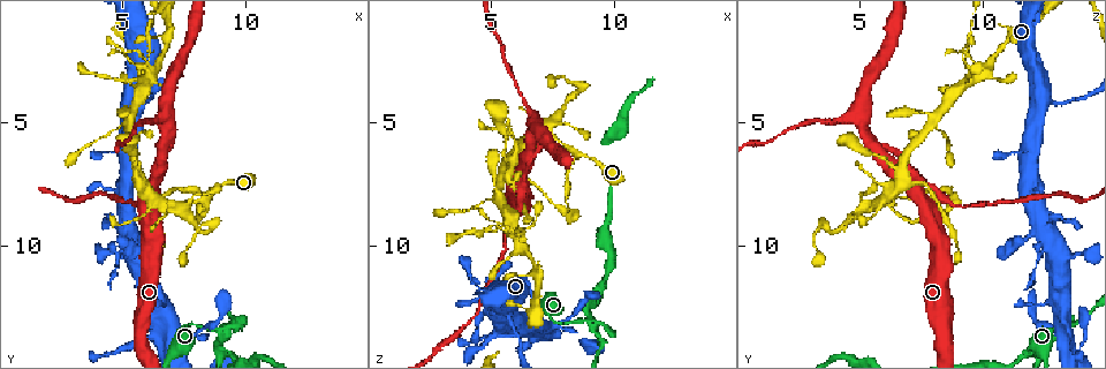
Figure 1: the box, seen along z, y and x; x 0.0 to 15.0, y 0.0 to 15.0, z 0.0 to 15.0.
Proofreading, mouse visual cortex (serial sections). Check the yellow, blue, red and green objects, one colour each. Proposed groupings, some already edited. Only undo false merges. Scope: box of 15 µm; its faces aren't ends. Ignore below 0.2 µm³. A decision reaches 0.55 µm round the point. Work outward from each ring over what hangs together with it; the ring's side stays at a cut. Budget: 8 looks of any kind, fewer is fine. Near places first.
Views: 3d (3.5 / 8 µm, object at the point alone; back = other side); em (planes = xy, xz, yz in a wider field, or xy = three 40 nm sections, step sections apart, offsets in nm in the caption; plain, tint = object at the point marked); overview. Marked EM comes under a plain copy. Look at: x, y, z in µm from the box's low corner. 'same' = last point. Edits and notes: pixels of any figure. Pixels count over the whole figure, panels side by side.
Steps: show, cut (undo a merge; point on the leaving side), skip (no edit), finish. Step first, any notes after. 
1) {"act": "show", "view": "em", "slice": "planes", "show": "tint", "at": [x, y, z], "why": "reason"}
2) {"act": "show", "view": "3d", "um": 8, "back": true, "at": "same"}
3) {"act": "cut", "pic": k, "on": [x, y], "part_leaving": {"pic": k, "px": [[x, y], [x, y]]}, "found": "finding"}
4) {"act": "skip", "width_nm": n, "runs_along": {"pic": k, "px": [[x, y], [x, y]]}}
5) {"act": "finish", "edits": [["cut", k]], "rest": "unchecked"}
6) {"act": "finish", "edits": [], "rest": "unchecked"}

{"act": "show", "view": "3d", "um": 3.5, "at": [6.2, 7.5, 7.5], "why": "narrows sharply"}

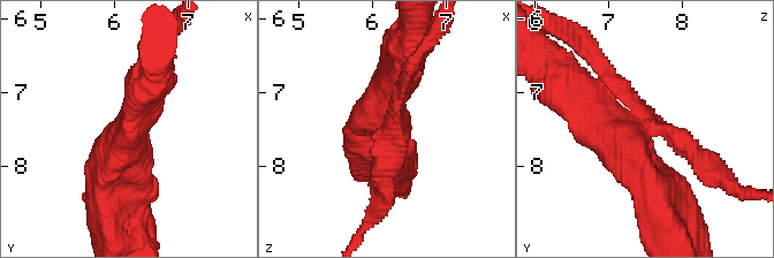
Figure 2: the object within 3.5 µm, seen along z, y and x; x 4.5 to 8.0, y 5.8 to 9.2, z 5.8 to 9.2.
{"act": "show", "view": "em", "slice": "xy", "step": 1, "show": "tint", "at": [6.15, 7.45, 7.55]}

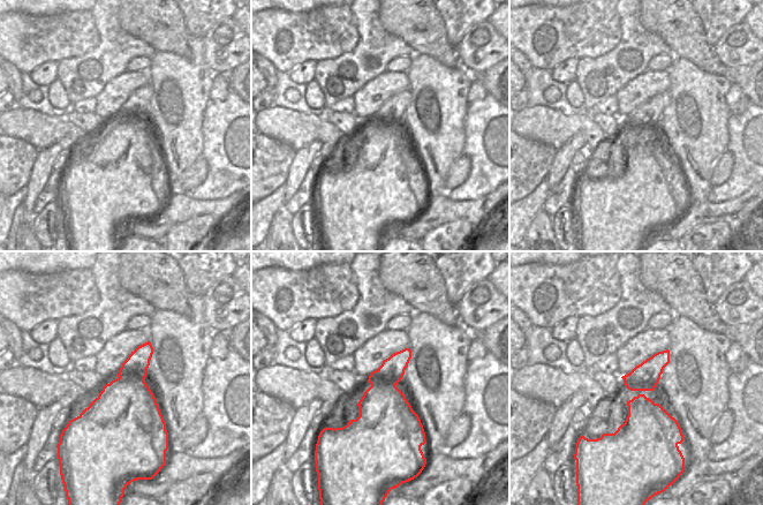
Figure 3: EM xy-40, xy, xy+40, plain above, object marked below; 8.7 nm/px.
{"act": "skip", "width_nm": 420, "runs_along": {"pic": 2, "px": [[674, 207], [583, 95]]}, "found": "continuous, no second cell"}

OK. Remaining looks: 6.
{"act": "show", "view": "3d", "um": 8, "at": [7.5, 8.3, 5.5], "why": "sharp bend"}

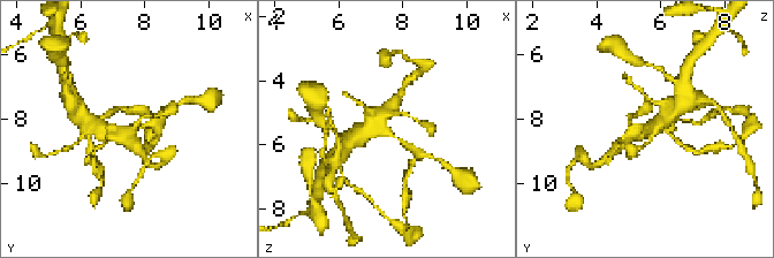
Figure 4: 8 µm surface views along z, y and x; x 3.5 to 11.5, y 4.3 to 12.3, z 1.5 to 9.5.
{"act": "show", "view": "3d", "um": 3.5, "back": true, "at": "same"}

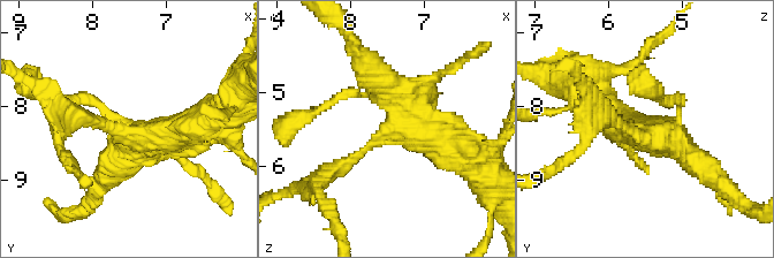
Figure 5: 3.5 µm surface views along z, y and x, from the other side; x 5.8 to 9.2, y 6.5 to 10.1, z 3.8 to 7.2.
{"act": "show", "view": "em", "slice": "xy", "step": 1, "show": "tint", "at": [7.40, 8.35, 5.55], "why": "need the tissue"}

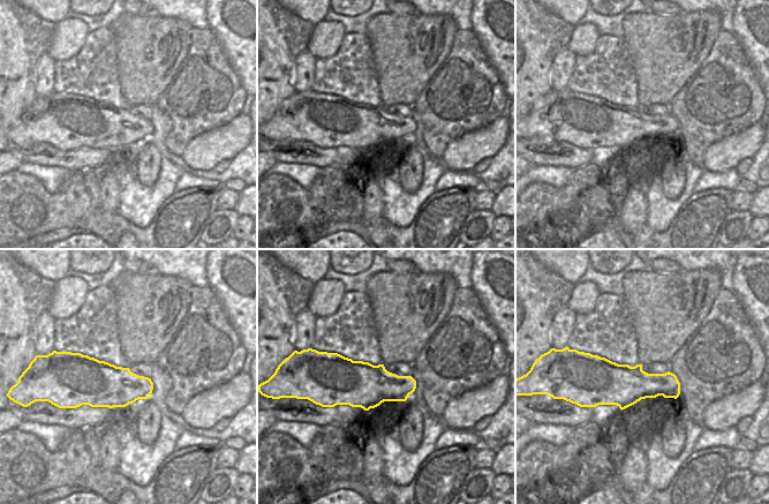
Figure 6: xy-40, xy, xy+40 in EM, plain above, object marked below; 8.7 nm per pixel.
{"act": "skip", "runs_along": {"pic": 5, "px": [[333, 169], [403, 129], [460, 156]]}, "found": "continuous, no second cell"}

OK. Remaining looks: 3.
{"act": "show", "view": "3d", "um": 3.5, "at": [6.4, 4.8, 4.1], "why": "calibre changes"}

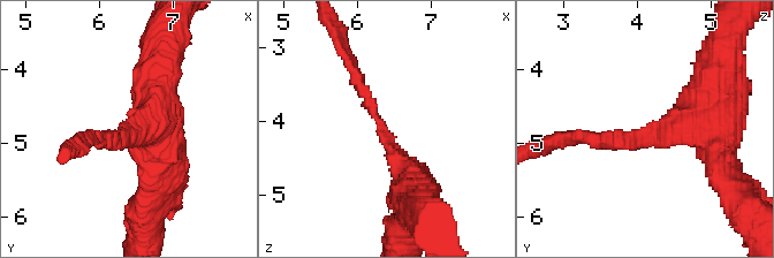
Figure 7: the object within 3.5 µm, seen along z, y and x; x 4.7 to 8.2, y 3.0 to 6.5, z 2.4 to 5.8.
{"act": "show", "view": "em", "slice": "xy", "step": 5, "show": "tint", "at": [6.35, 4.85, 4.15], "arm_widths_nm": [200, 450], "why": "shape alone is not enough"}

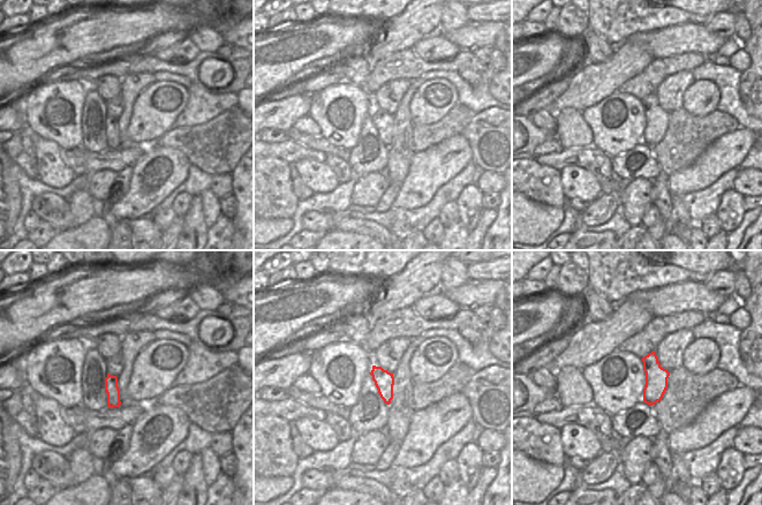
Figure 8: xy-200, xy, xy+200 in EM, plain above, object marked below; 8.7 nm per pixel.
{"act": "skip", "runs_along": {"pic": 7, "px": [[412, 196], [355, 69]]}, "found": "continuous, no second cell"}

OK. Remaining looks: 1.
{"act": "finish", "edits": [], "rest": "unchecked"}

